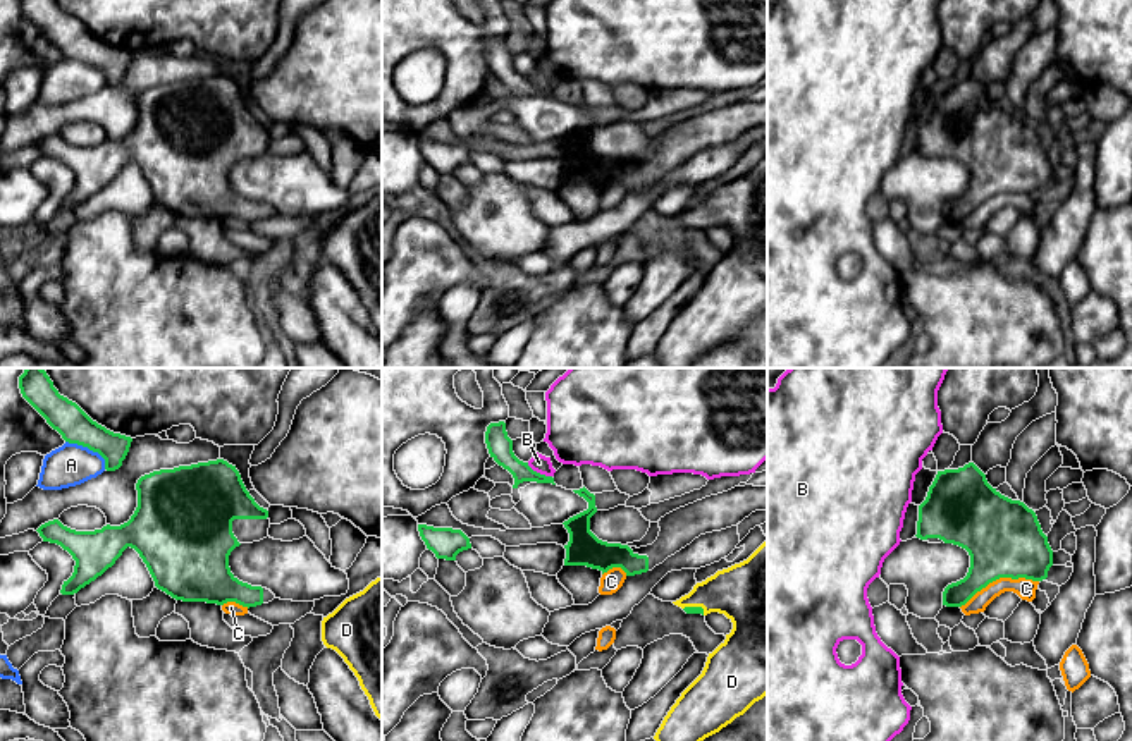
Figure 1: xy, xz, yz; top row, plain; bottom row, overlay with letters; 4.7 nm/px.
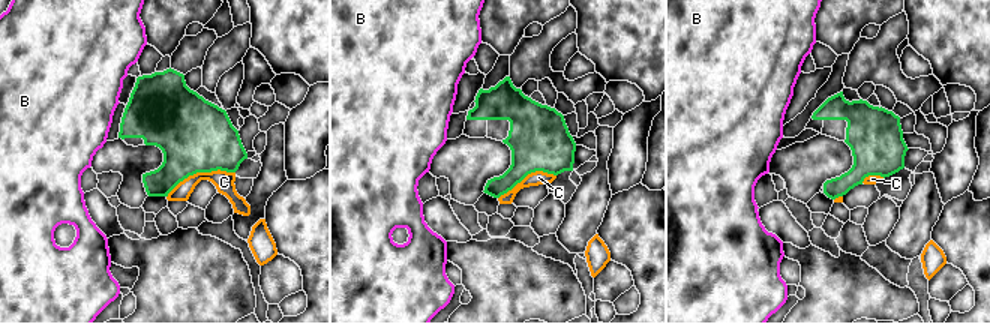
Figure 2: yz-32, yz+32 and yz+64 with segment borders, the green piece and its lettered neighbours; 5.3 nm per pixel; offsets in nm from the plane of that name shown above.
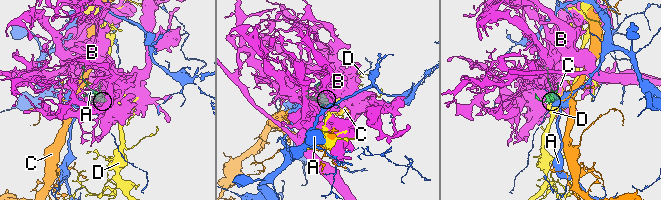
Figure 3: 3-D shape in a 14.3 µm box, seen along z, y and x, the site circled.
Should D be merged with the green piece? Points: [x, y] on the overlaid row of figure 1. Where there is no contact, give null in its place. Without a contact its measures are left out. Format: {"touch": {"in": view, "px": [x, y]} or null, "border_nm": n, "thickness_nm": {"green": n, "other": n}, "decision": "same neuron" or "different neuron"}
{"touch": {"in": "xz", "px": [695, 607]}, "border_nm": 110, "thickness_nm": {"green": 30, "other": 280}, "decision": "same neuron"}

